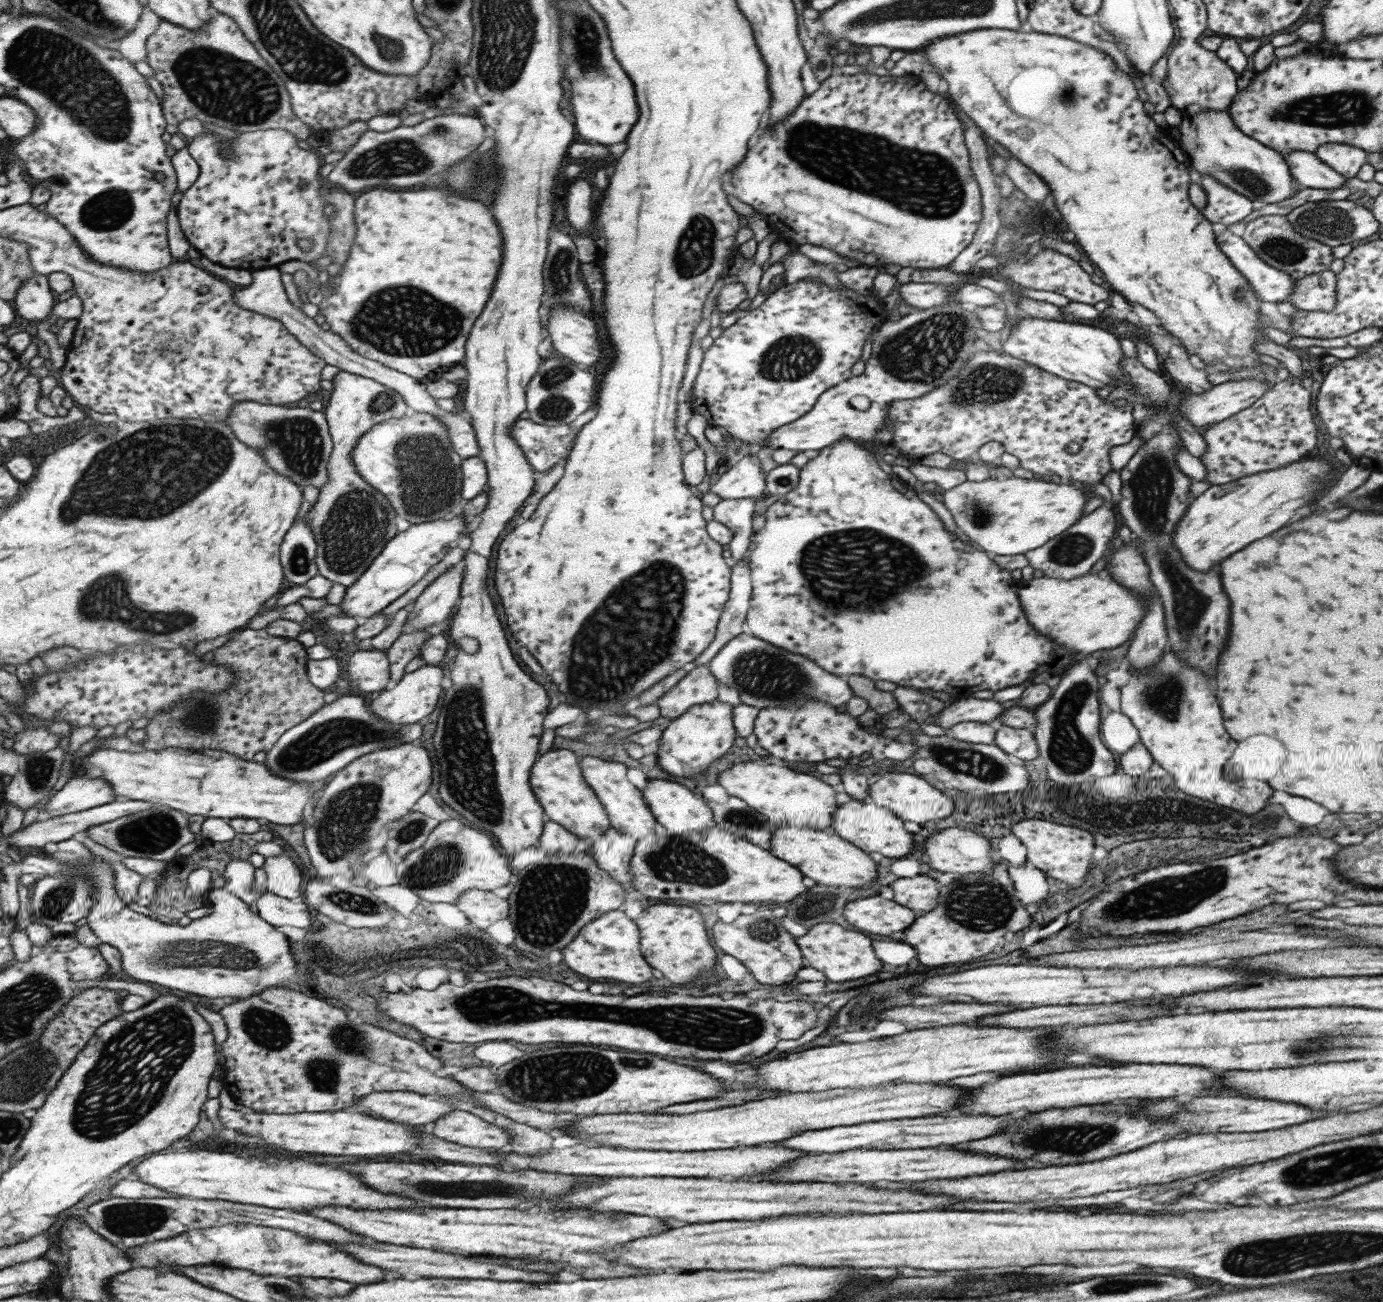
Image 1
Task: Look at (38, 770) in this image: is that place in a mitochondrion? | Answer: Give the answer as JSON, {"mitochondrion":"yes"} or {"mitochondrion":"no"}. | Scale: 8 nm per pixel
{"mitochondrion":"yes"}

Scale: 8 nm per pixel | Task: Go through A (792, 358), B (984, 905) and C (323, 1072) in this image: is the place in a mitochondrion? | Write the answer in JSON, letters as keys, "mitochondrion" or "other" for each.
{"A":"mitochondrion","B":"mitochondrion","C":"mitochondrion"}

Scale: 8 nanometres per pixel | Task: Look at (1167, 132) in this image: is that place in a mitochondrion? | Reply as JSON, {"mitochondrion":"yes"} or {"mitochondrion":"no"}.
{"mitochondrion":"no"}

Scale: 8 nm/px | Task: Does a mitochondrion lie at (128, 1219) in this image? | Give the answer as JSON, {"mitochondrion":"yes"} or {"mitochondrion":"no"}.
{"mitochondrion":"yes"}

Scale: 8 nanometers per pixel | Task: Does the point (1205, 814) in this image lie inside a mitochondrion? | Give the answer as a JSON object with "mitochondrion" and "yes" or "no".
{"mitochondrion":"no"}

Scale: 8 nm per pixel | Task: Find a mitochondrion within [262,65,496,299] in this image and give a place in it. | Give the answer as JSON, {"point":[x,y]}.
{"point":[396,160]}

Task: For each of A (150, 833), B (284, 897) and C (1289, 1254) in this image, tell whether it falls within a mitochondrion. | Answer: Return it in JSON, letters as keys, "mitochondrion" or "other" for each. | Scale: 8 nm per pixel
{"A":"mitochondrion","B":"other","C":"mitochondrion"}

